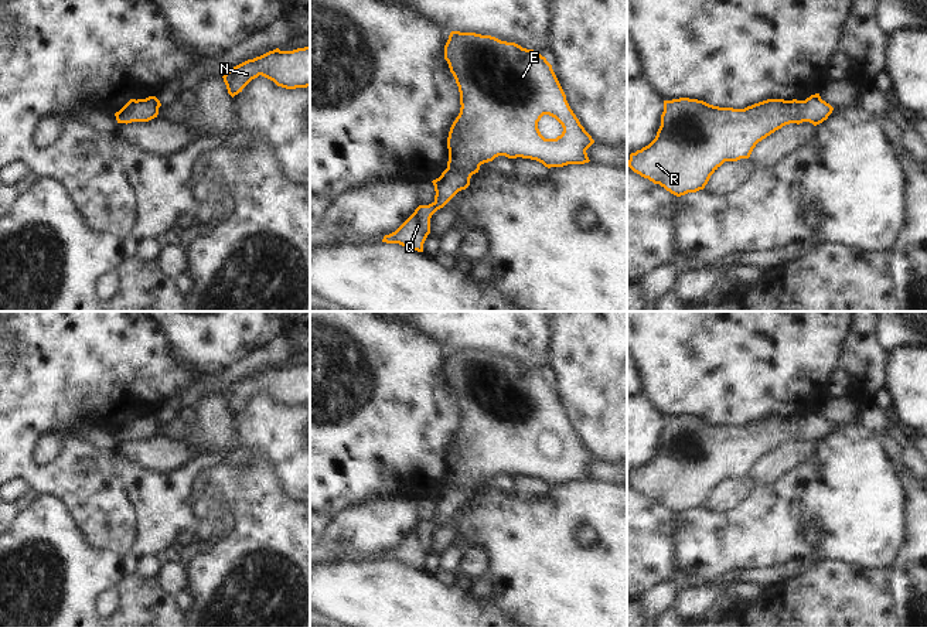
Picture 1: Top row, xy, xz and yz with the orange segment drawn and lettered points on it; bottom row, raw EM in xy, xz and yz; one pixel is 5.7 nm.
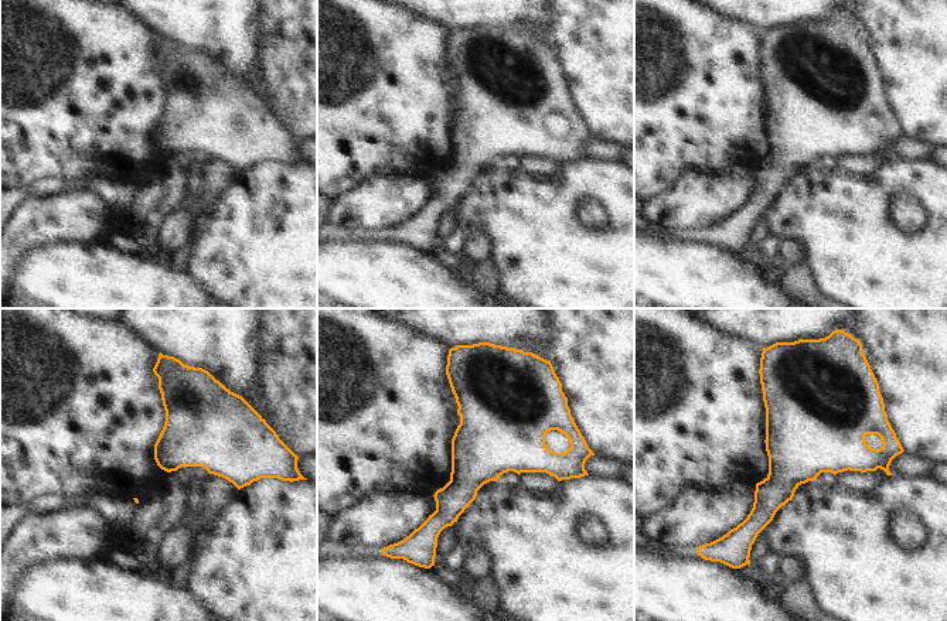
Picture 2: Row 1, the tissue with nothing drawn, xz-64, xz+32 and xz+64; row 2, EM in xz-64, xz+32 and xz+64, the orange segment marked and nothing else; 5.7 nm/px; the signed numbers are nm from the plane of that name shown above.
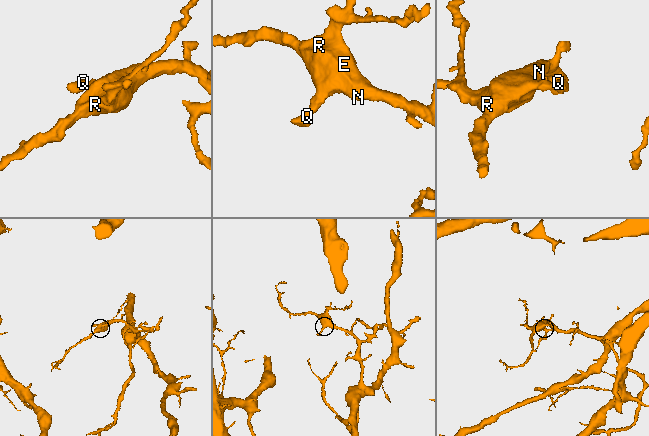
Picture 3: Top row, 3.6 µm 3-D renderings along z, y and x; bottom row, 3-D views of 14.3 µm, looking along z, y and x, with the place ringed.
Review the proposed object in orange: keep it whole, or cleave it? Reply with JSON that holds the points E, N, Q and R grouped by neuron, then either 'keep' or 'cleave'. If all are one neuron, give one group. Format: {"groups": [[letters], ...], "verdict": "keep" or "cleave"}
{"groups": [["E", "N", "Q", "R"]], "verdict": "keep"}

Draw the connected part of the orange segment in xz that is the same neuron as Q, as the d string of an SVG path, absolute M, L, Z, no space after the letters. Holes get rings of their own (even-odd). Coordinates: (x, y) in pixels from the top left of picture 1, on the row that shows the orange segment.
M451 31L444 45L444 59L459 86L461 105L447 137L447 168L432 181L434 201L419 205L395 232L382 239L418 252L423 252L432 215L470 185L471 176L478 173L481 164L498 156L536 160L548 168L585 164L590 161L586 150L594 143L570 109L552 65L534 50L491 35ZM543 115L562 125L563 132L556 139L545 139L541 134L538 122Z

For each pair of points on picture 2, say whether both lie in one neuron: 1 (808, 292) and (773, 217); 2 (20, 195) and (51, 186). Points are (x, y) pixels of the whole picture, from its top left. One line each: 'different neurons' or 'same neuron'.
1: different neurons
2: same neuron

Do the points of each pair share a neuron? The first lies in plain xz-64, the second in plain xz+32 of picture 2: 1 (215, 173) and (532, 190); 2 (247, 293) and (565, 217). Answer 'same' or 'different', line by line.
1: different
2: same

